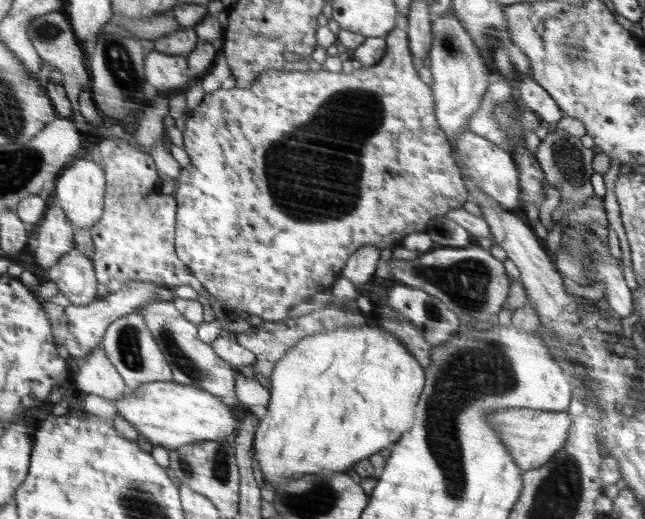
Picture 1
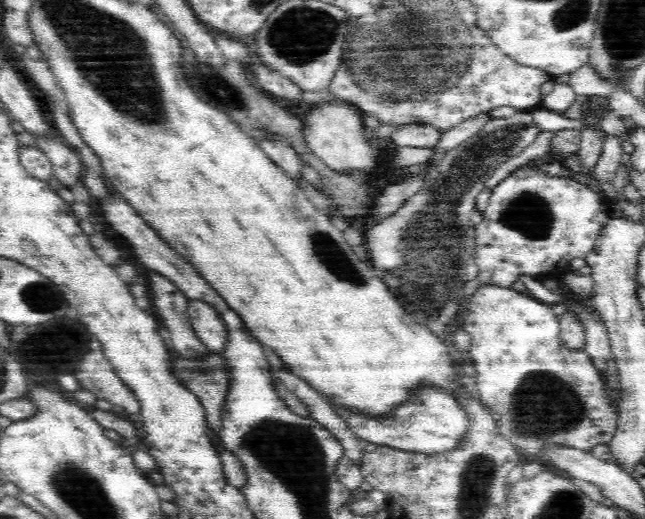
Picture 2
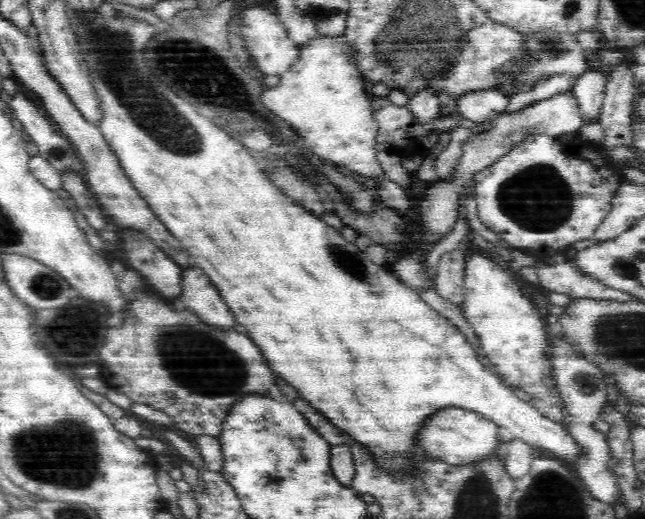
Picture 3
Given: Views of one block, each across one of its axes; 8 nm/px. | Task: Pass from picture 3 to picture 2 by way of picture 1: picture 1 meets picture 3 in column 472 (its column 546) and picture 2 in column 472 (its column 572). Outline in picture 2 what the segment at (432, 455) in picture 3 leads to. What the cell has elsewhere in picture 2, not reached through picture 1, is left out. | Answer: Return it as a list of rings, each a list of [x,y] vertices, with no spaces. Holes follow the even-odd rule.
[[[428,388],[426,394],[422,392],[414,392],[414,394],[418,394],[418,398],[414,398],[410,406],[400,406],[398,410],[394,410],[392,417],[384,421],[368,419],[364,415],[358,415],[357,412],[343,410],[340,406],[335,406],[330,400],[328,401],[336,415],[346,422],[348,428],[355,432],[358,438],[370,443],[408,453],[442,454],[458,448],[472,428],[473,418],[469,412],[460,406],[447,390]]]

